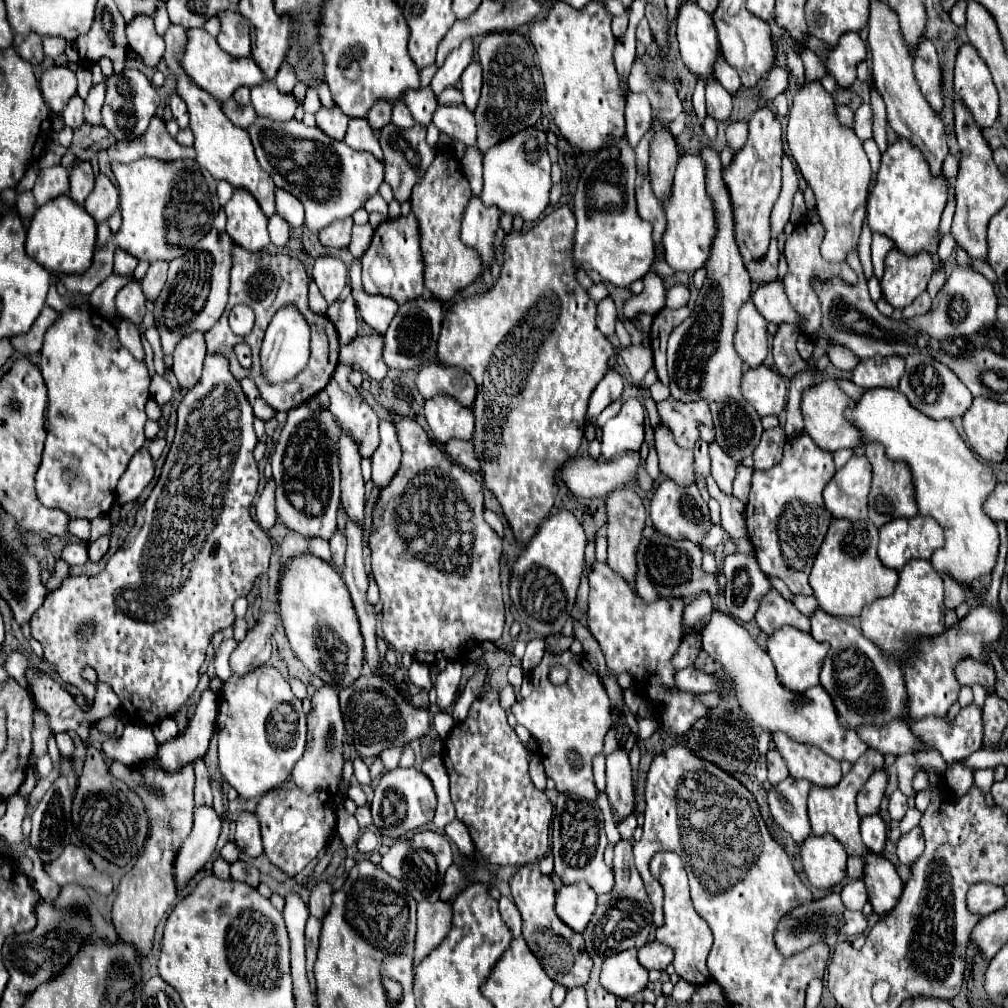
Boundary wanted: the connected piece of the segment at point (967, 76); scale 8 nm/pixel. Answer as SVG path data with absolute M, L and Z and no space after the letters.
M963 45L955 61L955 93L971 111L977 127L987 129L999 115L999 95L987 63L975 47Z

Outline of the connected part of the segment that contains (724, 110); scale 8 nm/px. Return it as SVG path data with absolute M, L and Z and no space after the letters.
M709 79L705 87L707 99L707 115L715 121L727 121L733 111L733 97L721 87L717 79Z

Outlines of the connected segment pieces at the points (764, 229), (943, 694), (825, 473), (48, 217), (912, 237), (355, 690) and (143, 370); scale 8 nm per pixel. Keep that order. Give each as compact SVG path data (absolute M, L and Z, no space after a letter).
M769 107L757 109L749 119L749 139L725 169L725 185L735 215L735 239L743 261L759 261L769 247L769 215L781 191L781 123Z
M979 603L953 629L947 629L943 635L939 635L935 639L923 639L919 643L913 659L903 665L911 717L945 715L949 711L949 707L957 701L959 687L961 687L953 673L955 663L959 659L963 659L965 655L971 655L971 657L983 661L983 655L979 655L979 647L983 643L989 643L991 639L999 637L1003 627L1005 627L1005 611L1001 609L1001 605L999 605L999 609L995 609L991 605Z
M801 433L799 437L785 441L783 459L773 469L753 473L749 503L745 505L747 533L755 545L755 557L757 557L761 571L781 577L793 595L813 595L813 589L809 587L807 577L811 573L815 555L823 543L823 537L831 525L831 519L833 519L833 515L825 509L821 493L833 475L835 475L833 455L829 451L819 449L807 433Z
M67 195L51 199L39 207L31 219L27 231L27 255L31 255L39 265L47 267L51 275L83 275L91 267L97 241L97 225L81 205L77 205Z
M897 139L895 145L881 155L881 169L877 175L875 189L869 197L867 211L869 211L869 227L879 231L891 239L899 239L895 229L909 229L909 255L919 255L923 251L935 253L939 245L939 221L941 213L947 203L947 177L941 173L935 177L919 151L907 139Z
M377 675L359 677L351 687L339 691L339 699L345 731L353 737L353 745L363 759L377 757L387 747L419 739L431 729L431 713L427 709L415 709L409 701L403 701L391 683Z
M81 305L77 309L67 309L65 313L59 315L59 319L51 325L51 329L45 335L45 343L41 349L41 373L49 391L49 403L47 403L47 441L45 441L45 453L43 453L43 463L37 471L37 497L45 507L51 509L59 509L63 513L69 515L69 519L75 517L83 517L83 519L95 519L99 515L105 515L111 511L111 507L115 505L115 487L119 477L125 473L131 457L135 455L135 451L139 451L139 447L145 445L145 435L143 435L143 427L147 421L145 415L145 403L149 399L149 373L145 363L139 363L137 359L131 359L131 353L119 343L117 333L113 329L113 325L109 321L105 321L101 315L97 315L93 311L91 305Z

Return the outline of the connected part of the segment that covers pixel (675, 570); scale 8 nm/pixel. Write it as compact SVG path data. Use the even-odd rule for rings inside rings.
M653 533L651 539L641 537L637 547L637 573L635 573L635 591L645 601L655 601L659 597L689 597L693 593L707 591L717 605L717 579L711 573L701 569L701 549L687 541L675 541L663 533Z

